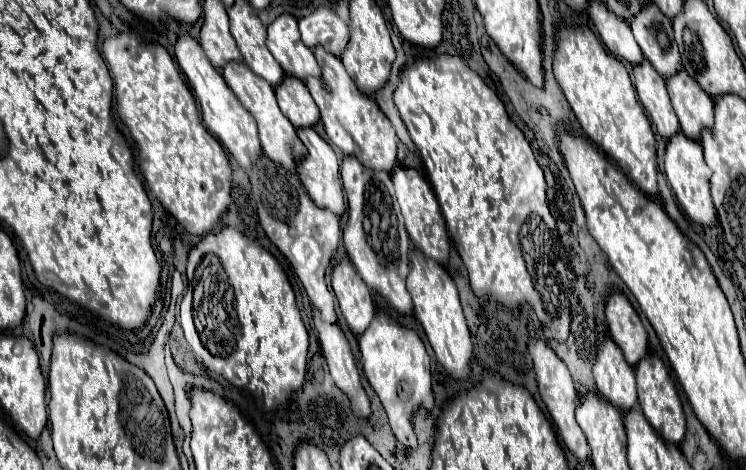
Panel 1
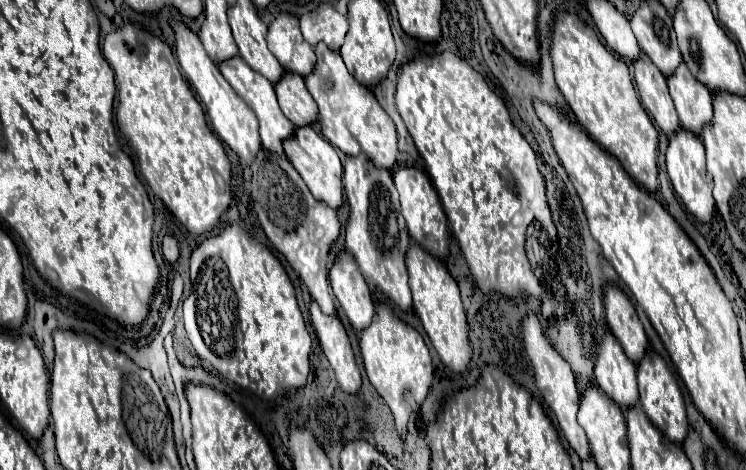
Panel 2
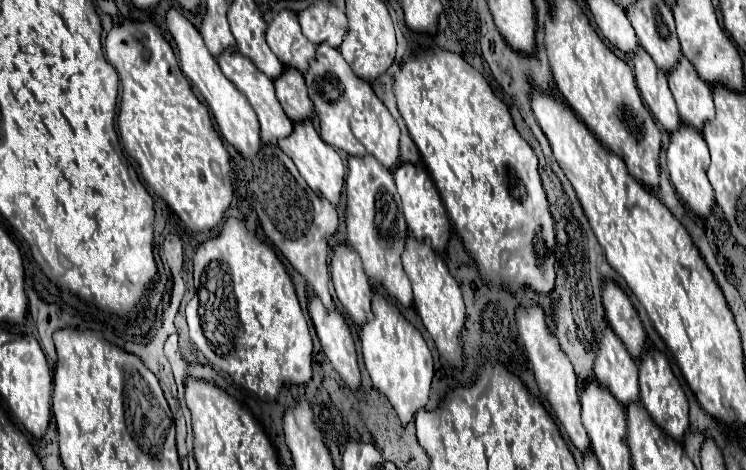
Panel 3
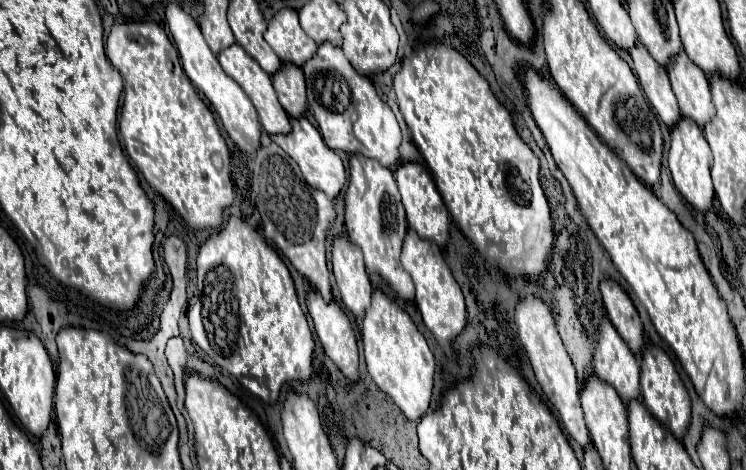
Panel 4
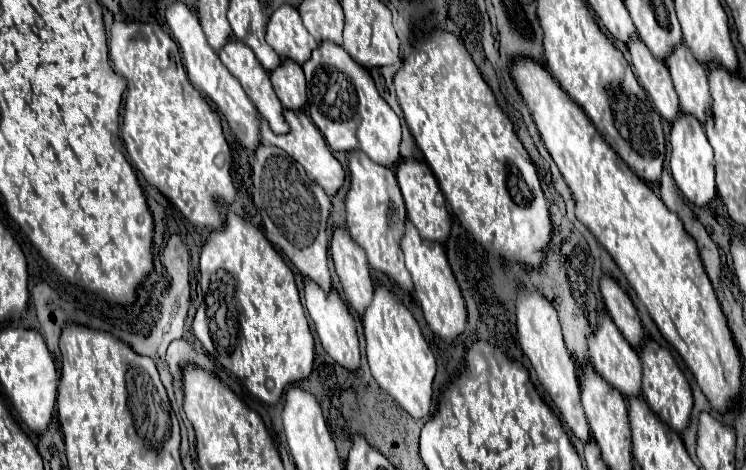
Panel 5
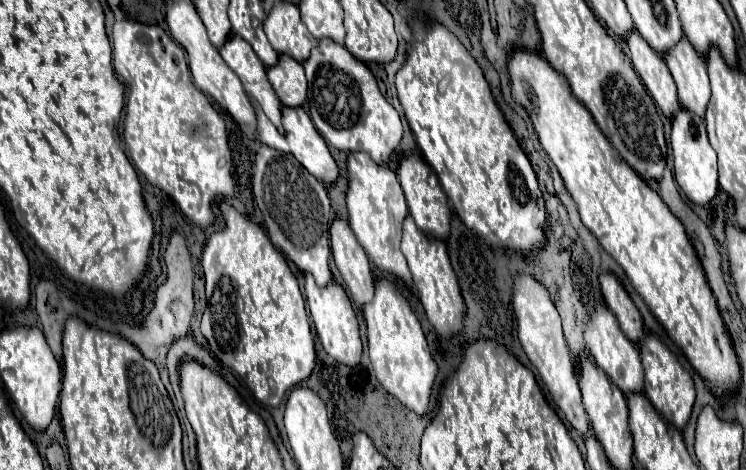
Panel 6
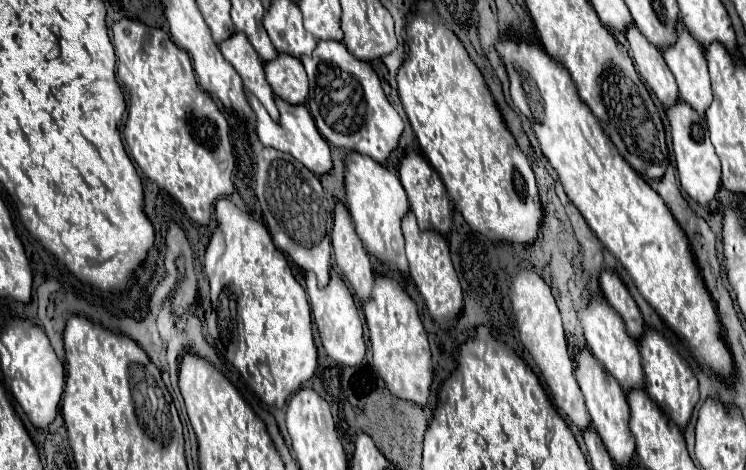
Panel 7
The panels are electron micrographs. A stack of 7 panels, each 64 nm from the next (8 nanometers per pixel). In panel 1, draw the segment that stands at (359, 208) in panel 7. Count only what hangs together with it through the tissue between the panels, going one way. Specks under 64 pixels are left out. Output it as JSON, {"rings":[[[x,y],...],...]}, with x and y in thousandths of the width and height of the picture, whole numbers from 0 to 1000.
{"rings":[[[464,332],[456,349],[456,374],[466,417],[466,477],[461,485],[461,523],[466,549],[472,553],[483,591],[531,664],[550,668],[552,634],[544,617],[544,587],[550,574],[550,506],[531,434],[523,370],[488,357],[475,332]]]}

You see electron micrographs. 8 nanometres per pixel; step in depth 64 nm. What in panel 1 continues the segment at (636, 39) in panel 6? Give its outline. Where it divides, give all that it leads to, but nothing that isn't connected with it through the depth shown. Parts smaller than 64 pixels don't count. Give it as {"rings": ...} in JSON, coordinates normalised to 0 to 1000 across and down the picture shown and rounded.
{"rings":[[[863,128],[861,136],[850,140],[850,187],[858,209],[861,230],[866,234],[874,268],[890,294],[901,294],[912,281],[912,264],[906,255],[903,230],[895,213],[893,174],[890,166]]]}

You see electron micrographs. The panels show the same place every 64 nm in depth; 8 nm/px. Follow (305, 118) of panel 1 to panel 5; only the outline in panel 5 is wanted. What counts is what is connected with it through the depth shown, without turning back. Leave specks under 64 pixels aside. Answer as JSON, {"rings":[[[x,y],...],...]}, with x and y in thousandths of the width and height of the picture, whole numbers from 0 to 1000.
{"rings":[[[378,128],[378,136],[362,153],[365,183],[386,234],[405,234],[410,221],[410,170],[405,140],[391,128]]]}

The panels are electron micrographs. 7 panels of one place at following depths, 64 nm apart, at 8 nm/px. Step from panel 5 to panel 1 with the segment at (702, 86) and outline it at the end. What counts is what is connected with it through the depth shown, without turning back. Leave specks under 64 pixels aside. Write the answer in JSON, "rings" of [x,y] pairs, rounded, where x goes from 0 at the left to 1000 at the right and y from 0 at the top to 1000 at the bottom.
{"rings":[[[920,149],[898,162],[893,170],[893,183],[903,238],[912,255],[914,285],[928,298],[938,298],[938,281],[944,272],[954,272],[957,264],[954,209],[949,209],[949,200],[920,157]]]}

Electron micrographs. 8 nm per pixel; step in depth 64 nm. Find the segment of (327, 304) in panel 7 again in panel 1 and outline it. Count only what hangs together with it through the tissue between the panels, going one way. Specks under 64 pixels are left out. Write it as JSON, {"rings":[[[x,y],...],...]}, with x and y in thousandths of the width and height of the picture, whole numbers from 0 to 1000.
{"rings":[[[429,664],[421,668],[421,689],[426,702],[426,723],[432,753],[440,770],[442,800],[448,817],[469,847],[469,868],[480,889],[493,889],[499,881],[496,851],[483,817],[483,796],[469,745],[464,715],[458,711],[453,689],[437,689],[429,677]]]}

